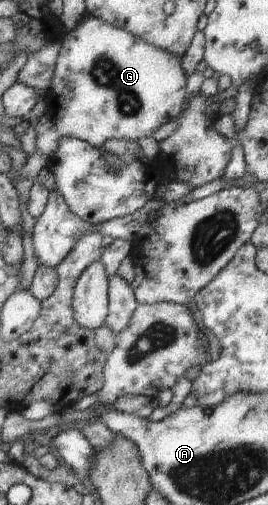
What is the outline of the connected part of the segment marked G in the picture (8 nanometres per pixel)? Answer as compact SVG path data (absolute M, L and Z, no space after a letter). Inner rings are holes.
M88 16L86 19L78 22L74 29L68 30L62 39L62 46L57 55L51 86L46 90L47 108L45 114L41 117L41 121L38 121L37 126L34 127L36 149L29 157L29 162L23 171L24 175L35 181L35 177L40 173L40 171L42 171L42 167L50 168L51 160L57 153L57 149L61 145L63 137L78 138L90 142L97 148L103 146L108 140L132 140L137 142L138 140L152 137L152 135L154 135L162 125L177 120L179 115L183 112L182 107L184 107L184 101L186 101L186 81L188 81L188 76L183 68L183 58L180 56L170 53L168 50L160 49L158 46L146 42L144 38L130 33L130 30L124 29L123 27L118 28L101 17Z

